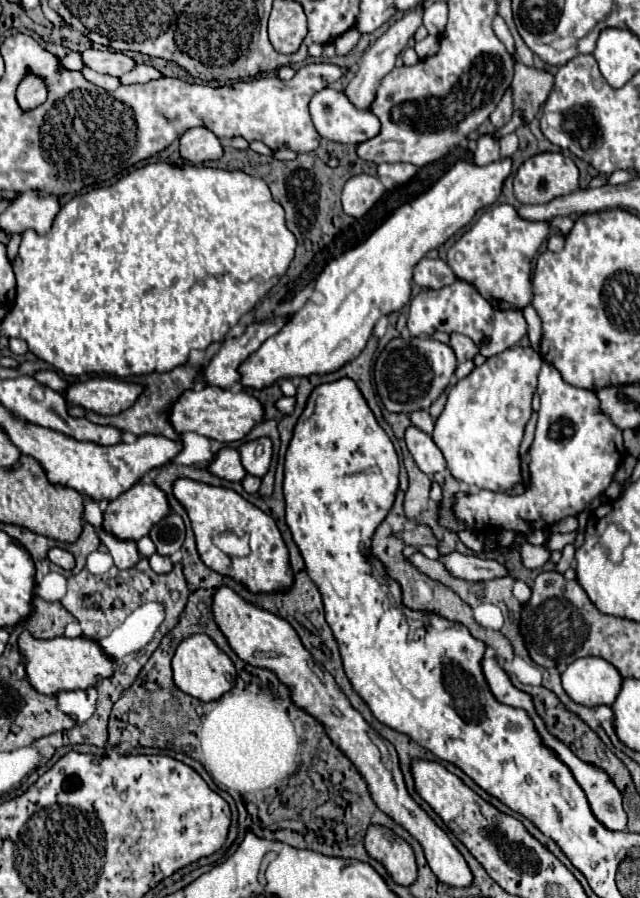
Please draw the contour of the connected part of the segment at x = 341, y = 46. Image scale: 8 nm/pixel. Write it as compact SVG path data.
M356 28L348 30L346 34L342 34L342 36L334 42L334 46L336 46L336 54L338 54L338 56L348 54L348 52L358 44L358 40L360 40L360 32L358 32Z

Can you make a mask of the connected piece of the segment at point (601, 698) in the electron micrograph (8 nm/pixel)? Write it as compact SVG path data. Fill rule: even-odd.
M578 658L562 674L562 686L578 704L610 706L622 686L622 676L604 658Z

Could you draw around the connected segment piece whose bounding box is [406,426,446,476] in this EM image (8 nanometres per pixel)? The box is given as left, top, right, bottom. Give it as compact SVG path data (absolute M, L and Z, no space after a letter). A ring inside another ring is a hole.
M414 426L408 428L406 430L406 446L408 446L410 454L414 456L414 462L418 464L418 468L424 474L430 474L432 476L436 472L446 470L446 460L444 460L440 448L422 430L418 430Z

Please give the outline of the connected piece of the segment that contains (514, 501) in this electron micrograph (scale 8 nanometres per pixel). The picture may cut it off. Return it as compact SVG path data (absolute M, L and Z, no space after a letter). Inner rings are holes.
M542 362L538 376L540 410L534 442L530 446L530 482L520 496L508 496L504 492L458 492L456 516L482 534L500 532L512 528L524 536L534 530L548 530L558 520L578 516L586 504L600 496L612 482L624 458L622 430L610 422L610 416L600 410L600 402L594 390L570 386L562 380L562 374ZM620 438L620 454L618 454Z

